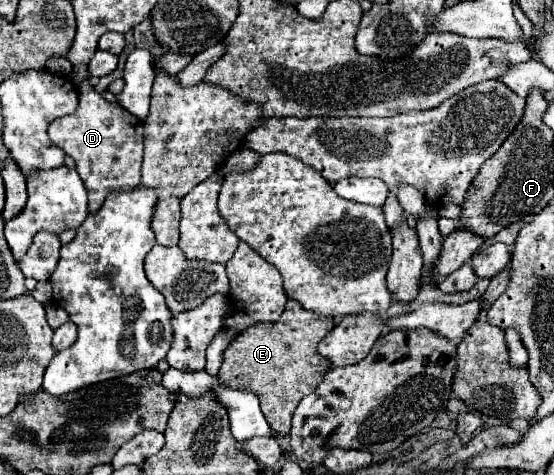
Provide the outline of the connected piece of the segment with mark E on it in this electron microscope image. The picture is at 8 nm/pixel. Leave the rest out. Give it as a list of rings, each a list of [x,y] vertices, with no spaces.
[[[288,300],[280,320],[270,324],[256,324],[238,334],[238,338],[224,352],[224,362],[218,378],[238,390],[254,392],[260,398],[262,412],[276,434],[290,434],[292,414],[298,402],[314,392],[330,368],[318,356],[318,342],[334,328],[334,322],[322,314],[304,310],[296,300]]]

